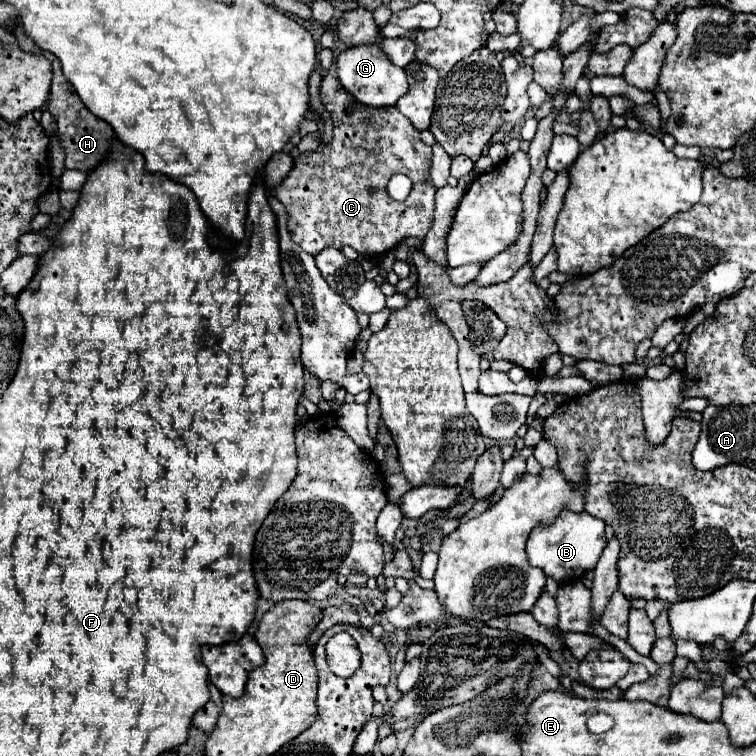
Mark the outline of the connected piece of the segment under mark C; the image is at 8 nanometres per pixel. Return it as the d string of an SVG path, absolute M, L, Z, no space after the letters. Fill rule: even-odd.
M330 74L322 78L320 100L334 122L334 136L330 144L322 144L314 152L300 154L294 160L294 168L290 170L290 174L272 190L272 194L284 204L288 212L288 232L292 240L312 256L328 246L334 246L338 250L344 246L352 246L362 256L380 256L408 236L424 238L434 222L436 190L432 188L432 184L428 184L432 148L420 140L420 132L416 132L410 120L394 106L360 108L360 104L352 104L352 98ZM392 174L406 174L414 182L414 188L404 202L396 202L386 194L386 184Z

